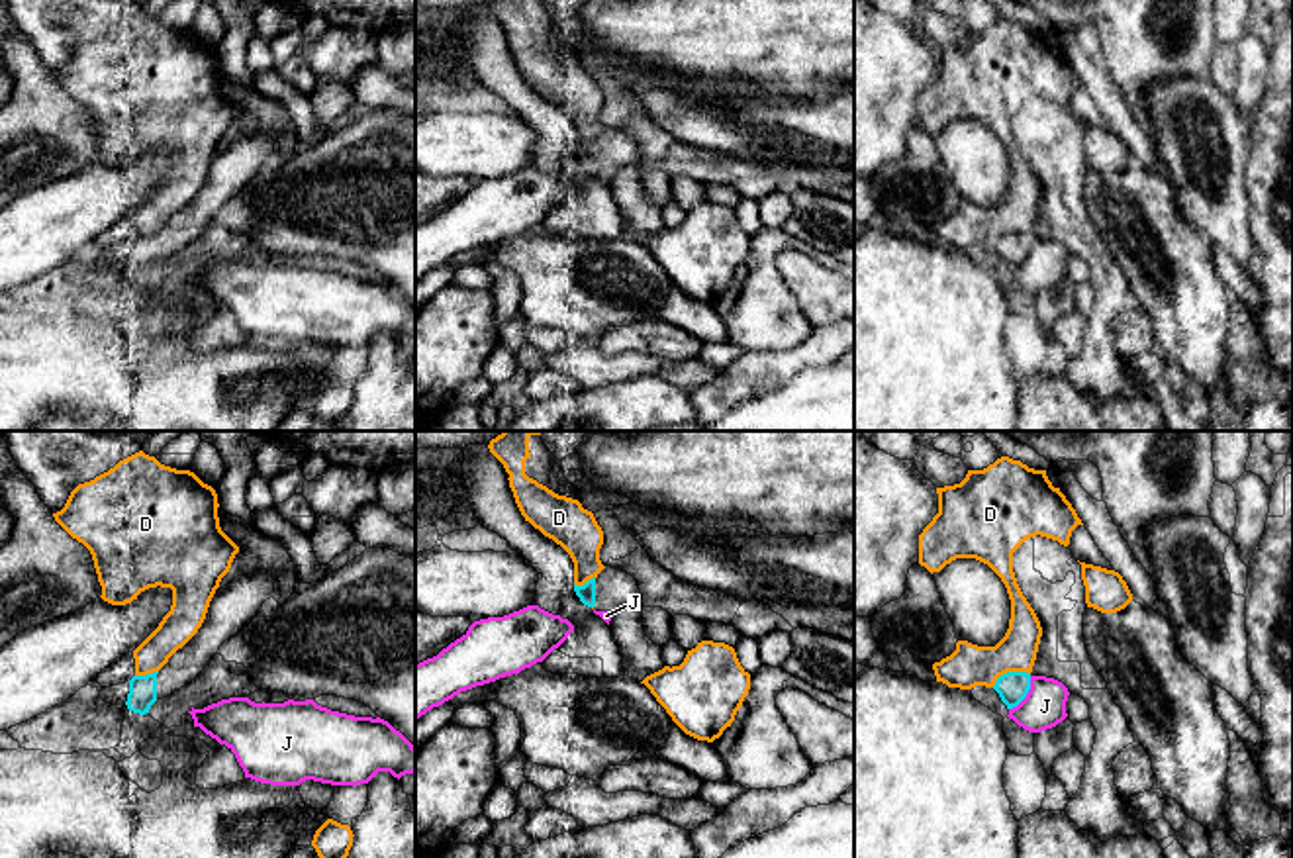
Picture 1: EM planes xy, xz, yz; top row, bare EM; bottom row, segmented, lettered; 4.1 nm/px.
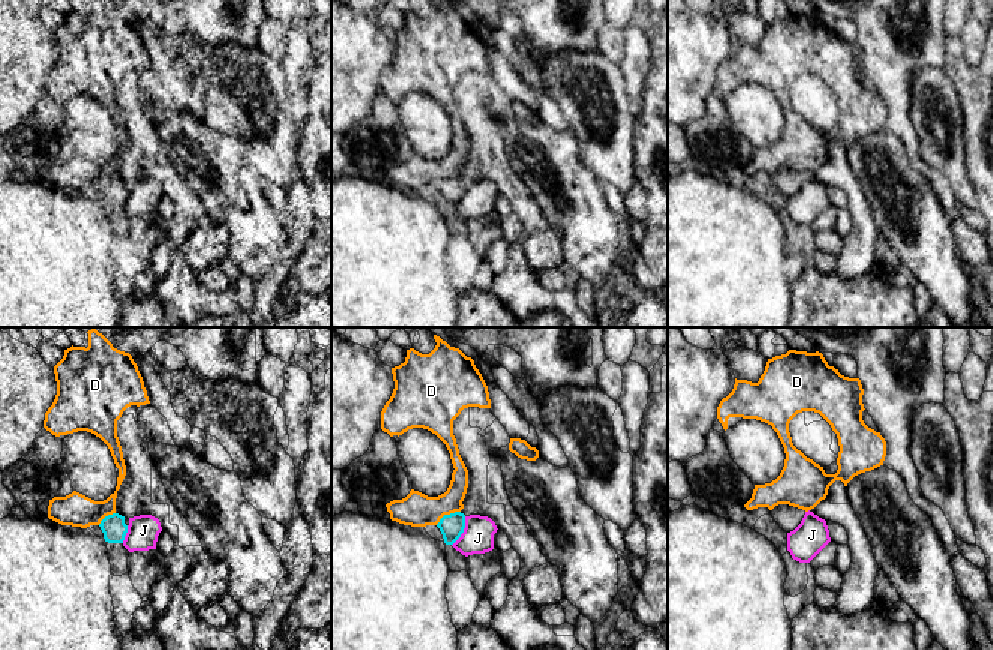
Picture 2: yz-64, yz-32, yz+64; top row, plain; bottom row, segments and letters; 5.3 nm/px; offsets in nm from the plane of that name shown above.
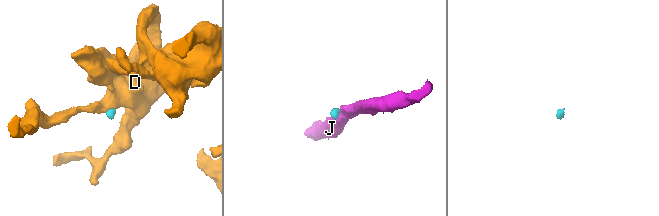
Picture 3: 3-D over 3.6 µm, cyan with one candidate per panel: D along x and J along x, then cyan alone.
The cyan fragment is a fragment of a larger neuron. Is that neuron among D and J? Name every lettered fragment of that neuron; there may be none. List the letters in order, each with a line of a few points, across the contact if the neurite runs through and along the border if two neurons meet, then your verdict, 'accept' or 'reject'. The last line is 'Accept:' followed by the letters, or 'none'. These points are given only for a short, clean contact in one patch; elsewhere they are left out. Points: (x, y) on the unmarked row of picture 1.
D: reject
J: reject
Accept: none

